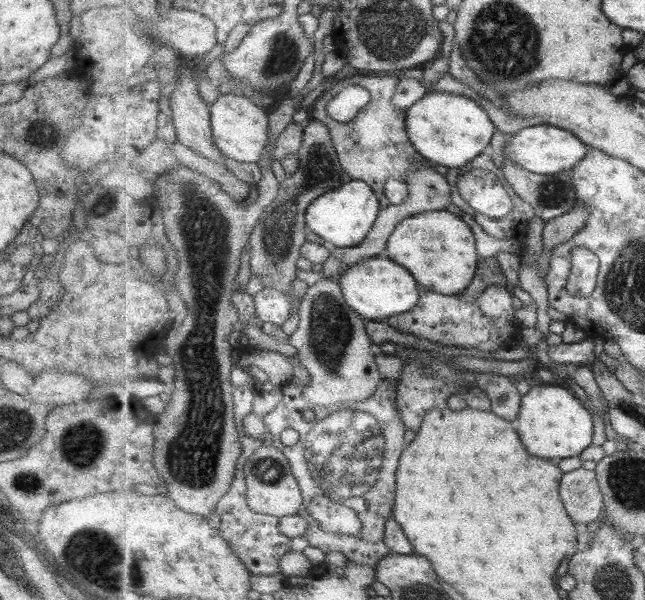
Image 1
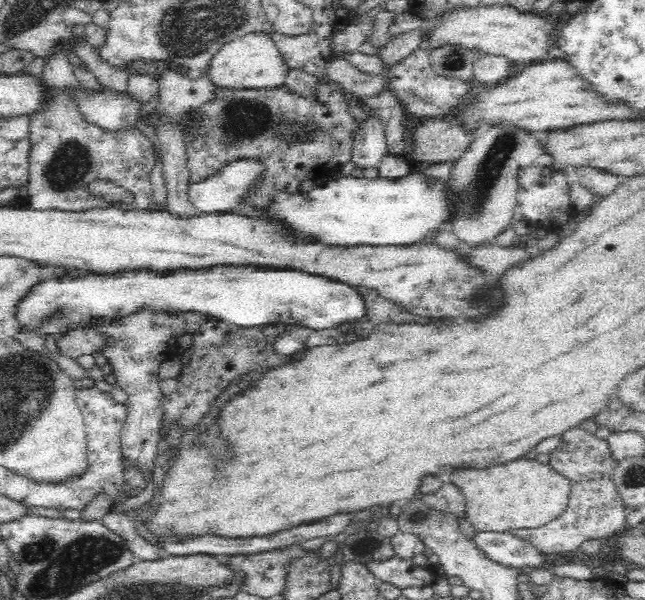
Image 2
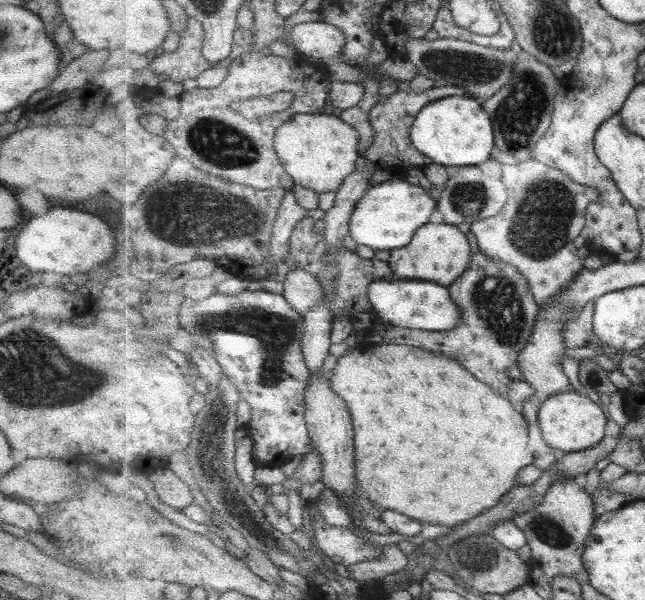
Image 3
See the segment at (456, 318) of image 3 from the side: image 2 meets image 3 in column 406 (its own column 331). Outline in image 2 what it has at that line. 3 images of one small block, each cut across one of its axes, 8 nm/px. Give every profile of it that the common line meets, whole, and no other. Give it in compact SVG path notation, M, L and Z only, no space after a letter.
M254 265L210 266L204 270L176 268L172 272L154 270L120 270L112 274L80 272L82 276L52 276L37 282L19 299L13 310L19 332L31 332L36 336L62 336L72 330L94 329L96 324L114 323L142 310L156 312L194 312L210 319L242 328L270 326L270 324L298 324L312 330L338 327L342 323L357 321L366 316L364 302L356 291L343 282L334 282L324 276L308 276L298 270L272 269Z

